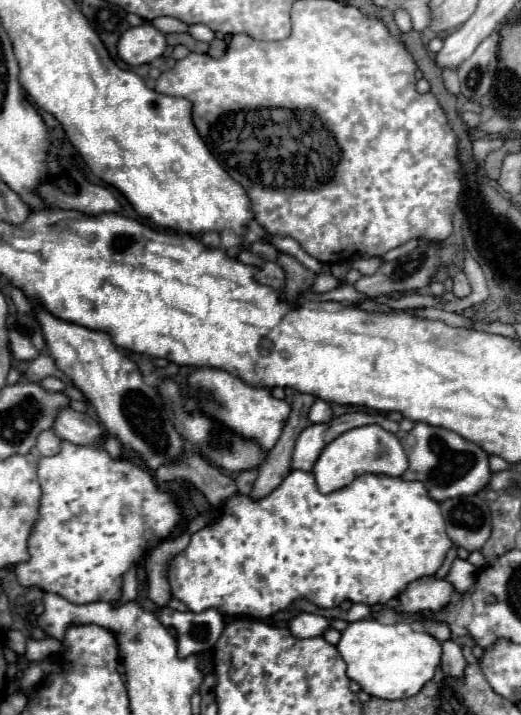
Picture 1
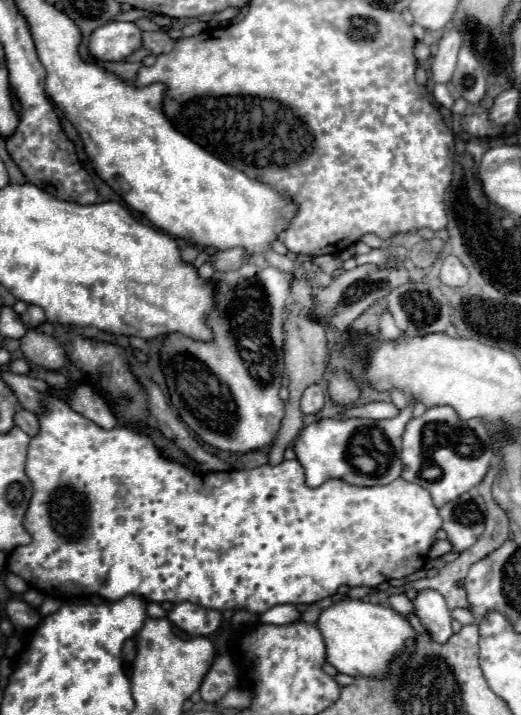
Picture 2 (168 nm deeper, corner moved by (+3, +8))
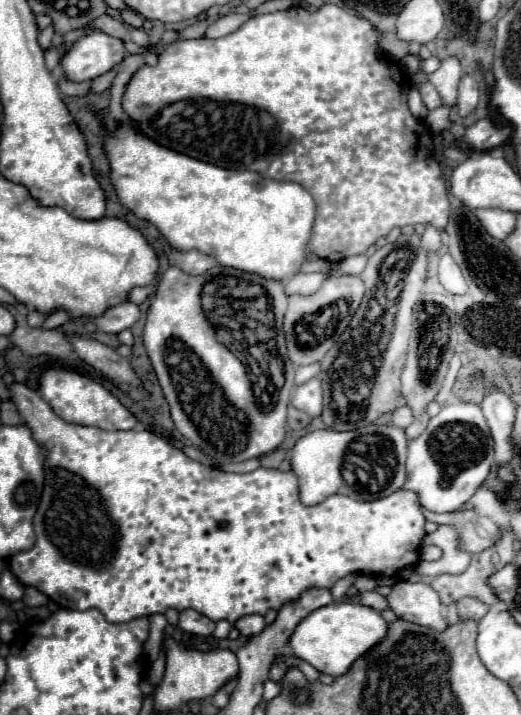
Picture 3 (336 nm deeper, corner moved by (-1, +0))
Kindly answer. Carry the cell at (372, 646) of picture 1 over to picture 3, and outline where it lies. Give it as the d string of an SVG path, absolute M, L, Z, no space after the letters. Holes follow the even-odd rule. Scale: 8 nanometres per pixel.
M342 601L342 603L324 605L312 611L308 617L304 617L290 635L288 645L290 653L294 653L296 657L304 659L322 673L338 677L352 667L356 657L360 657L364 651L372 649L372 645L386 639L386 631L388 625L376 609Z

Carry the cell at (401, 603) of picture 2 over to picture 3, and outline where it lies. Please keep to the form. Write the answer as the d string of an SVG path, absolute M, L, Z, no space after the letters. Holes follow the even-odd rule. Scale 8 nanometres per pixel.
M360 591L360 593L356 595L356 601L362 603L362 605L372 607L372 609L376 609L376 611L382 611L382 609L388 607L388 601L386 601L382 595L374 593L374 591Z

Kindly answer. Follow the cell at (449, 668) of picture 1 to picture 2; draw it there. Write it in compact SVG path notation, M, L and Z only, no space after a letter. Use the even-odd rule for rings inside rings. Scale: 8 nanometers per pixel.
M430 589L420 591L412 603L416 607L416 617L422 621L432 639L436 639L436 643L446 643L454 635L450 609L440 593Z

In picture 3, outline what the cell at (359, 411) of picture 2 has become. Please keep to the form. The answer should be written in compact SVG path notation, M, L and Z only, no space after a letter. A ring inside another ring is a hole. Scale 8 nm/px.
M400 407L392 413L392 421L394 425L398 427L408 427L412 421L414 421L414 415L412 415L412 409L410 407Z

